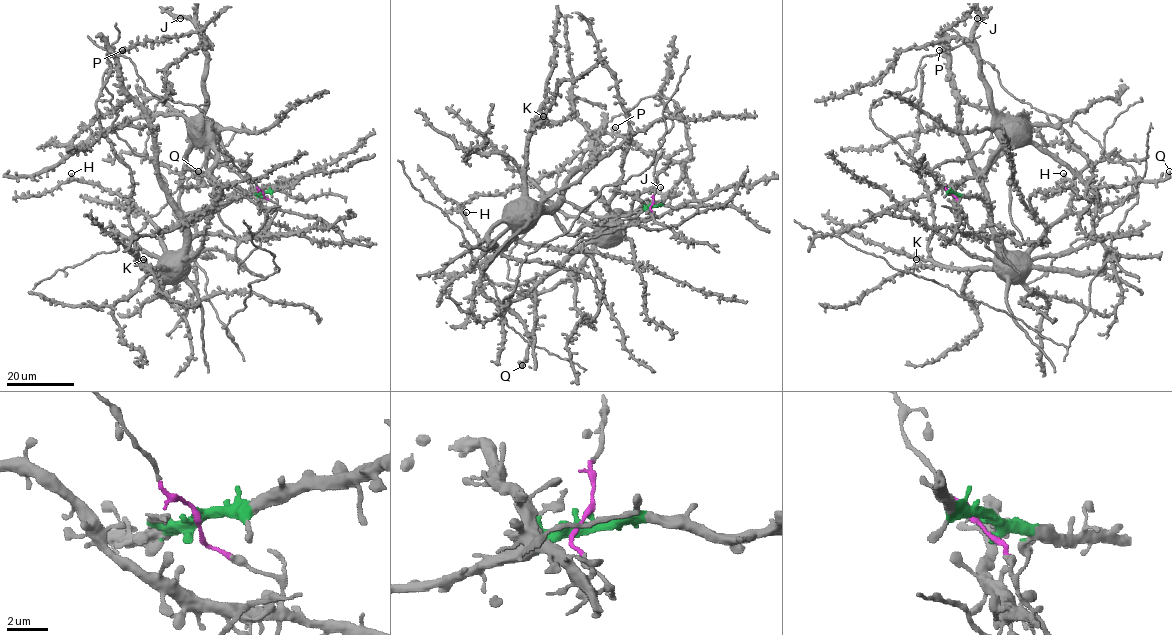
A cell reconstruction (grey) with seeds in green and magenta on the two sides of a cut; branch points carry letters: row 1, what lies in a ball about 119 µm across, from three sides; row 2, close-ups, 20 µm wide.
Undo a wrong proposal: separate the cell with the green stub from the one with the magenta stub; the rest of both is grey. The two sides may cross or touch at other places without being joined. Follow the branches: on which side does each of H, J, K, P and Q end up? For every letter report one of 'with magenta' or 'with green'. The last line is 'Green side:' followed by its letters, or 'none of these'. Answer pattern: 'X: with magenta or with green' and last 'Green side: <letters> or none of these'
H: with green
J: with magenta
K: with green
P: with green
Q: with magenta
Green side: H, K, P

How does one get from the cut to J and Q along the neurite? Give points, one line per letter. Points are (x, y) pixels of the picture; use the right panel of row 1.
J: (951, 192), (959, 207), (953, 186), (978, 174), (1001, 142), (973, 37), (981, 17), (977, 18)
Q: (951, 192), (959, 207), (953, 186), (978, 174), (1002, 148), (1028, 143), (1090, 185), (1162, 181), (1169, 171)

